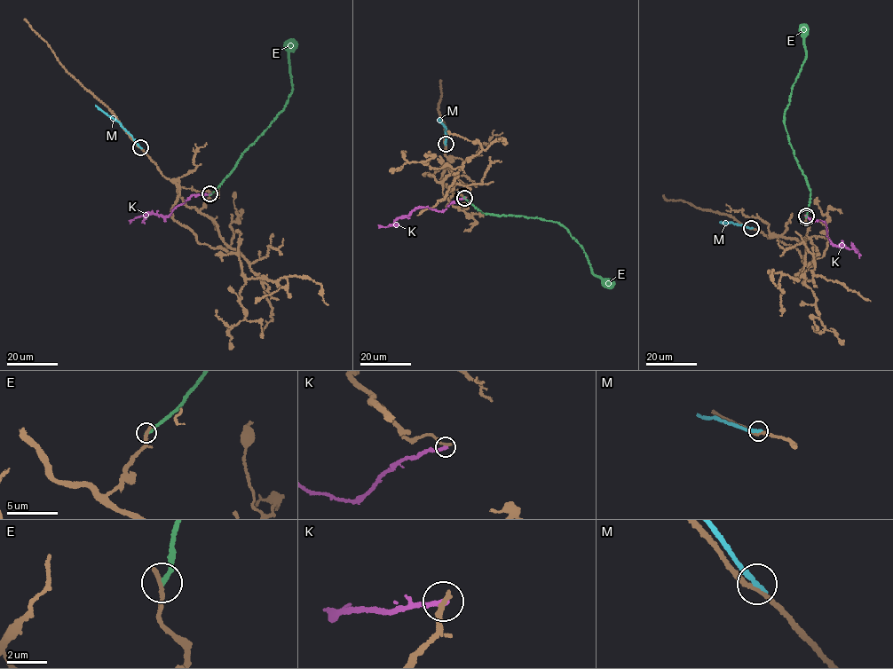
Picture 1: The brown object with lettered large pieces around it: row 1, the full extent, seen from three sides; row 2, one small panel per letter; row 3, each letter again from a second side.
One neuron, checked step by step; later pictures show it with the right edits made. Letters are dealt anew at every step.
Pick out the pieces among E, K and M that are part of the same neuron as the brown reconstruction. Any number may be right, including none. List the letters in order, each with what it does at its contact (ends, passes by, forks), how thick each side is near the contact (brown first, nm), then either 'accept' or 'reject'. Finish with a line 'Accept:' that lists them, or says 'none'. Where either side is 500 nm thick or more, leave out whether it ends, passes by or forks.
E: it ends there; 300 nm thick on the brown side, 240 nm on the other; reject
K: it ends there; 260 nm thick on the brown side, 280 nm on the other; reject
M: it ends there; 200 nm thick on the brown side, 240 nm on the other; reject
Accept: none

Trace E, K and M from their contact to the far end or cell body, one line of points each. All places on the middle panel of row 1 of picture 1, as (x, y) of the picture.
E: (463, 197), (484, 213), (557, 222), (580, 245), (592, 273), (612, 286)
K: (464, 197), (451, 201), (442, 210), (422, 207), (398, 218), (392, 224), (384, 227), (377, 224)
M: (446, 144), (446, 129), (439, 119)

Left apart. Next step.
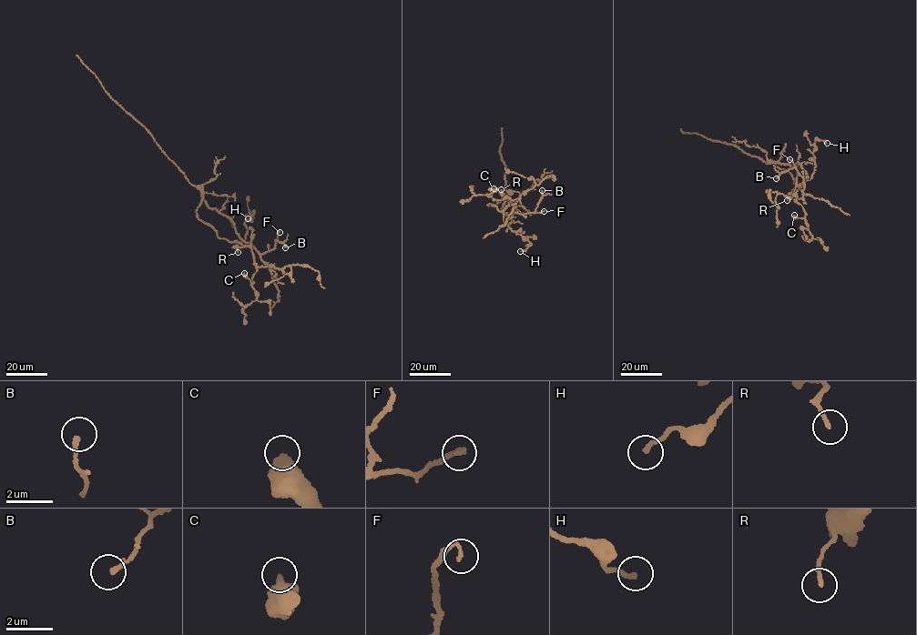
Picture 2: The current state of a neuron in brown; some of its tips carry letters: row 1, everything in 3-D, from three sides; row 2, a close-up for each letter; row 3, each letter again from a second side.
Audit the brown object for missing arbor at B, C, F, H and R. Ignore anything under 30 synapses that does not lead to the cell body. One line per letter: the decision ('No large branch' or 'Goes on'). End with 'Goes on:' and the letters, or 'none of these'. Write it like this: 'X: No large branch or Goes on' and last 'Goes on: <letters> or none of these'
B: No large branch
C: No large branch
F: No large branch
H: No large branch
R: No large branch
Goes on: none of these

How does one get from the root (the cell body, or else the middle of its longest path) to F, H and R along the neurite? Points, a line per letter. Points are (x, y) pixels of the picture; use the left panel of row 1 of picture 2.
F: (200, 203), (203, 193), (200, 186), (208, 206), (231, 220), (238, 236), (261, 255), (273, 249), (280, 232)
H: (200, 203), (198, 218), (229, 241), (239, 243), (245, 237), (244, 222), (254, 213), (248, 218)
R: (200, 203), (197, 209), (198, 218), (211, 226), (220, 238), (246, 246), (238, 247), (238, 252)

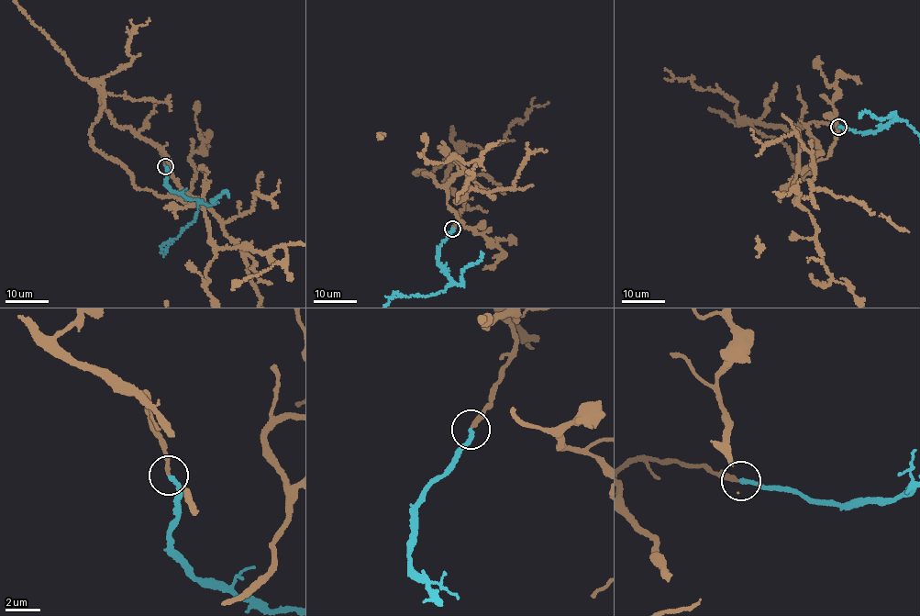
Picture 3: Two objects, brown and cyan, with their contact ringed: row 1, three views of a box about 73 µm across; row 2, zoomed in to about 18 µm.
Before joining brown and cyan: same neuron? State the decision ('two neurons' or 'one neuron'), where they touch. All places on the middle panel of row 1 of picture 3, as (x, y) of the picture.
one neuron; at (452, 229)

